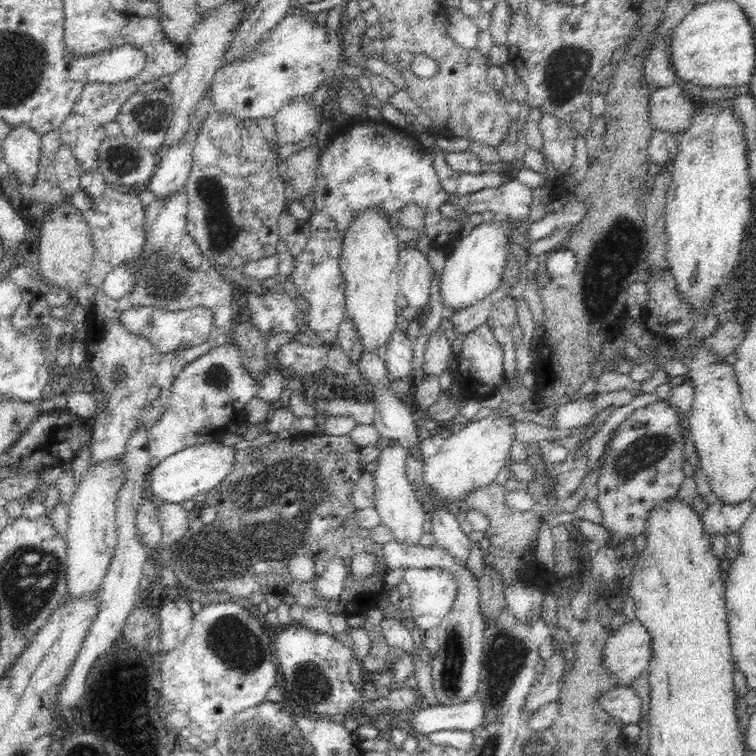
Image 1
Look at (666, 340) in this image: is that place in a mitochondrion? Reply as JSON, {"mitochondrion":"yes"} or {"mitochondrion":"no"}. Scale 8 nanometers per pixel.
{"mitochondrion":"no"}

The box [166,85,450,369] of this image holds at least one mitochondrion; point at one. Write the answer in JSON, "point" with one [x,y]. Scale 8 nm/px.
{"point":[222,231]}

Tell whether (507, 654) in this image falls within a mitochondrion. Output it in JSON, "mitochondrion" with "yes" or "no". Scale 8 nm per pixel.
{"mitochondrion":"yes"}

